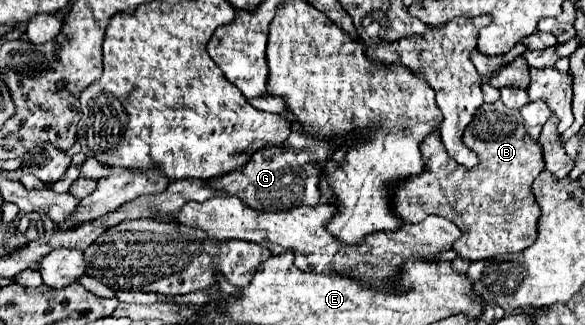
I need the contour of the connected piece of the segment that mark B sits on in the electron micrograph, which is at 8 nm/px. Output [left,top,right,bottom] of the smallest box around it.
[393,100,545,260]

